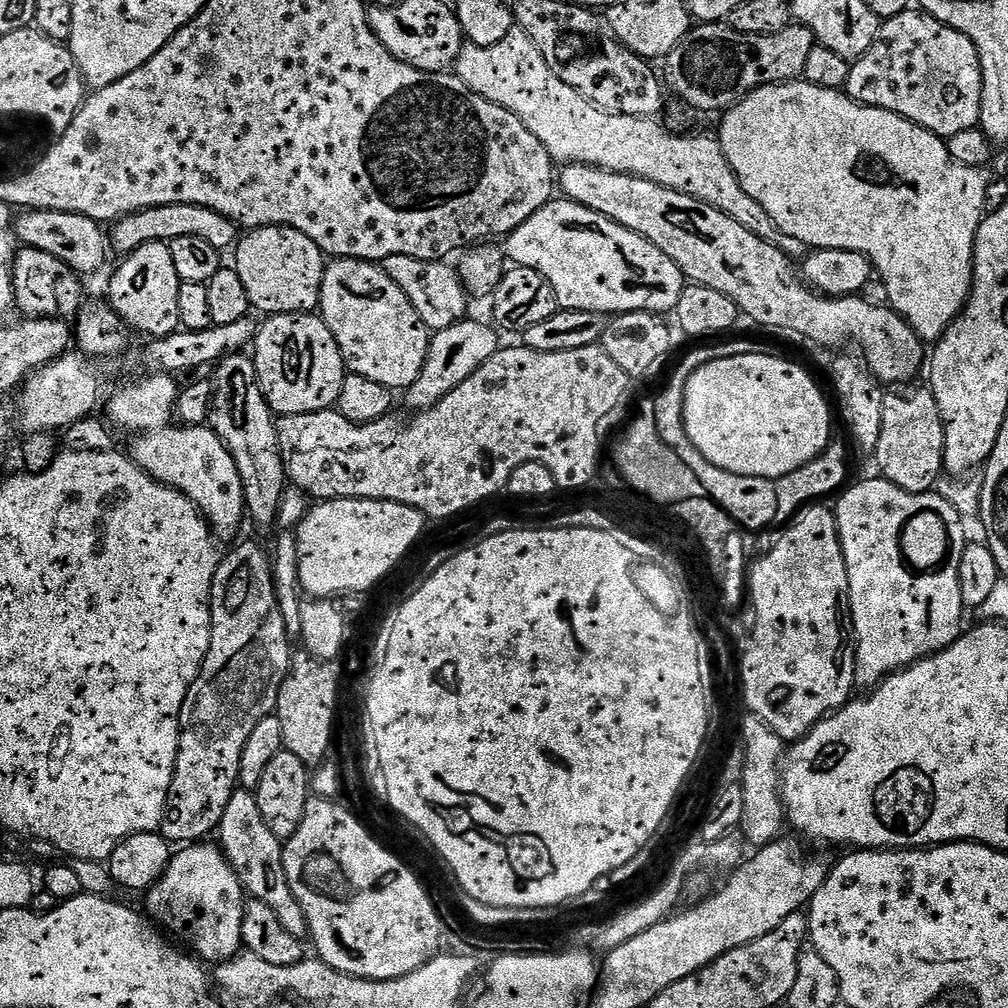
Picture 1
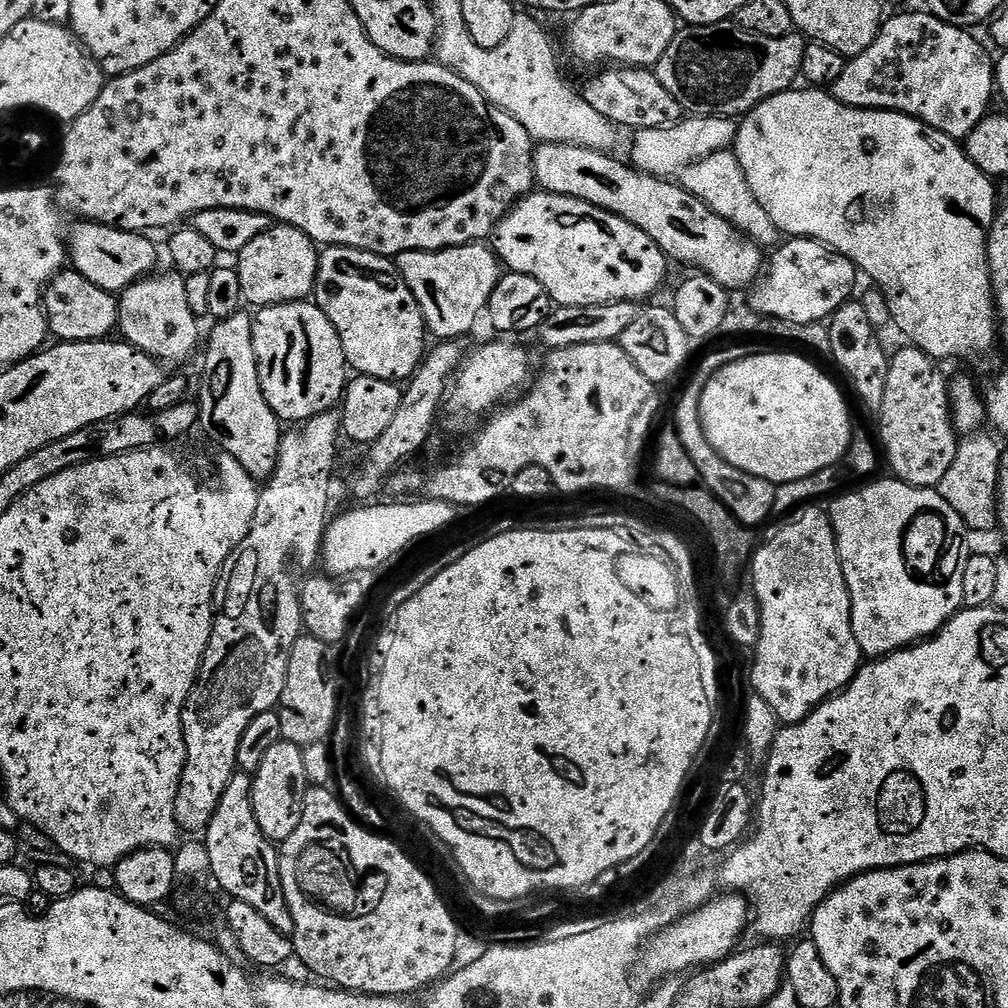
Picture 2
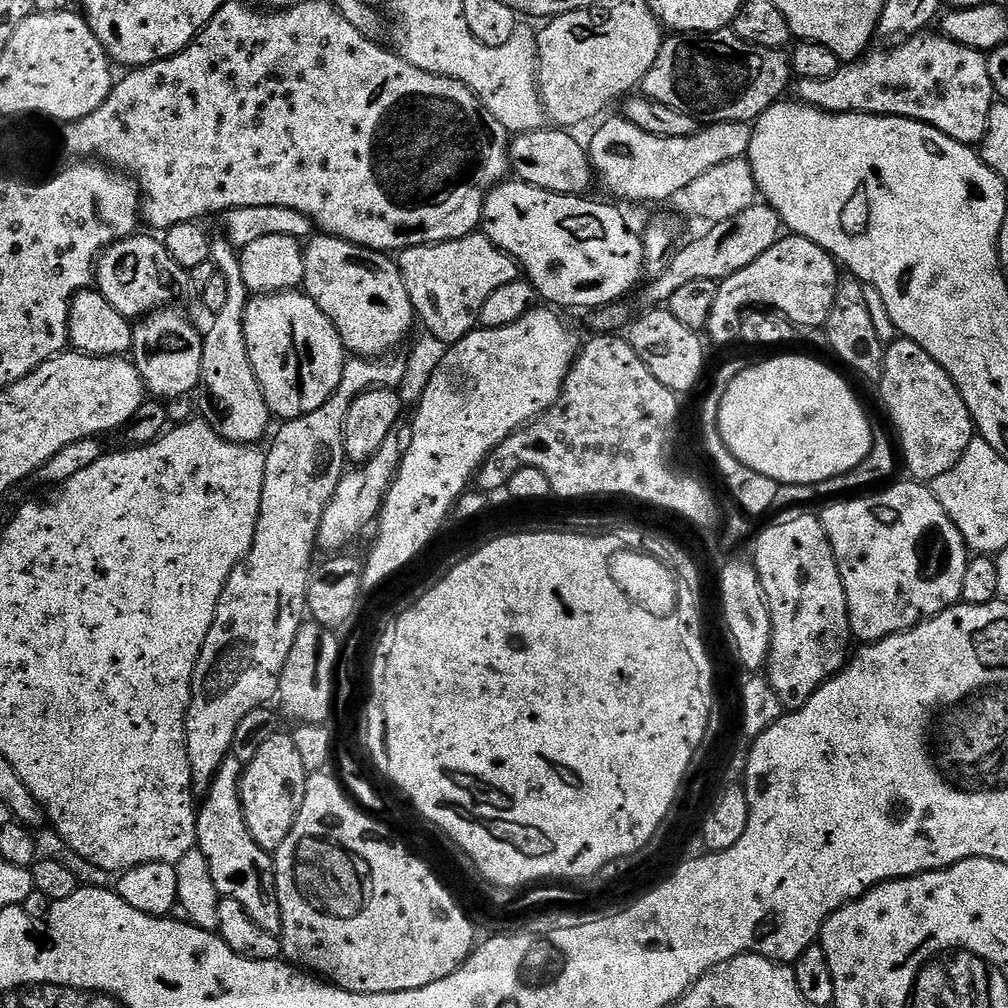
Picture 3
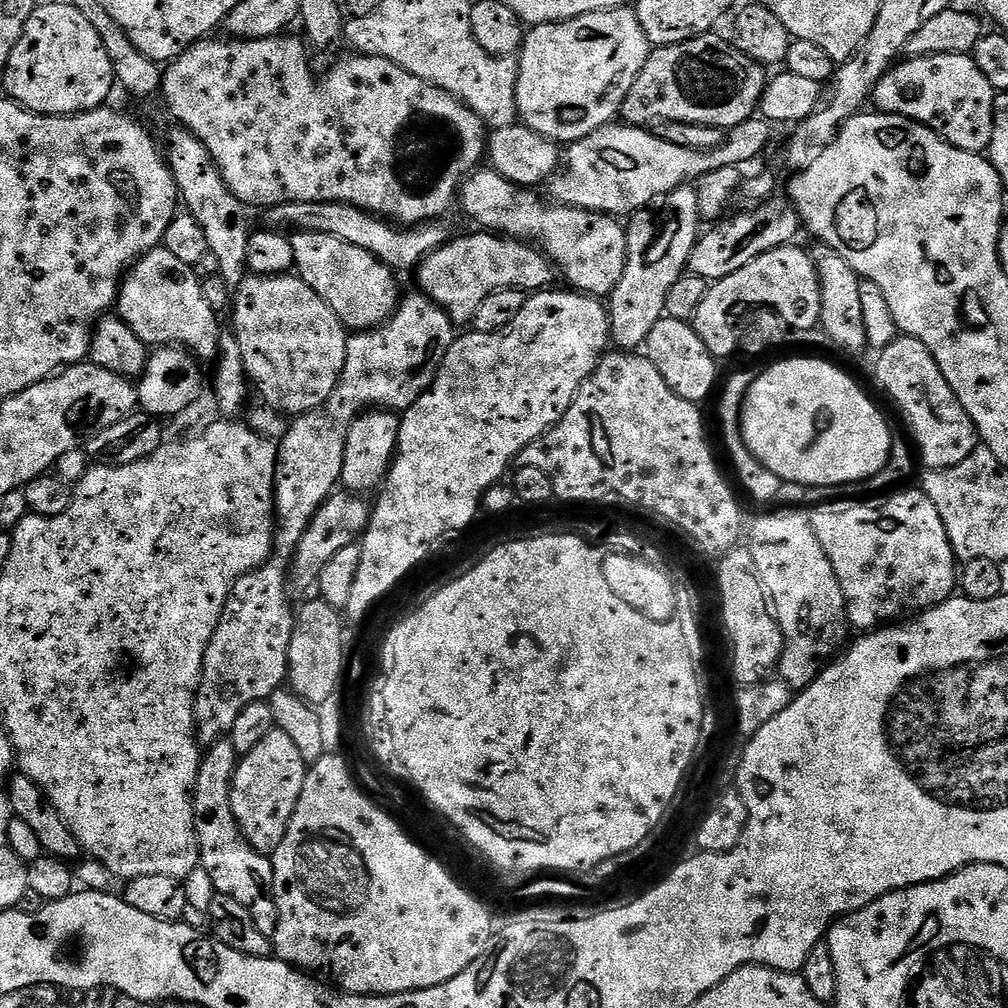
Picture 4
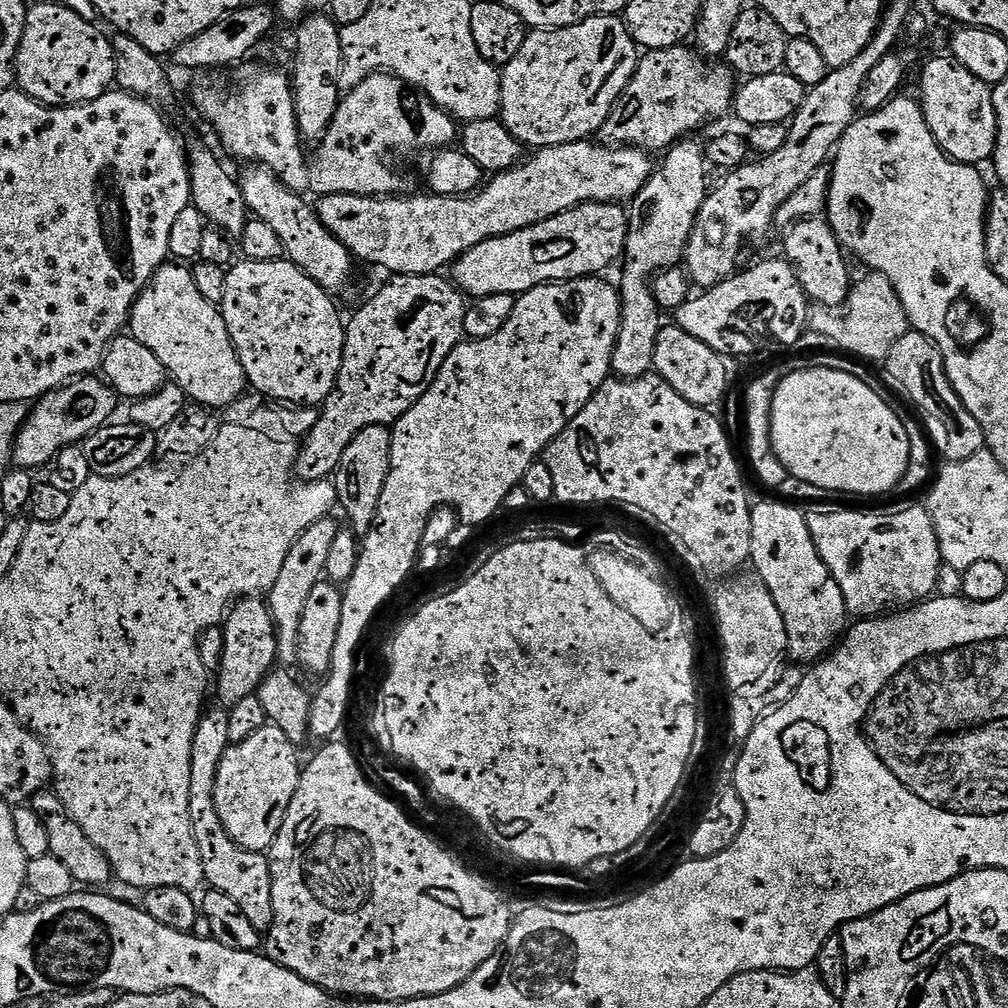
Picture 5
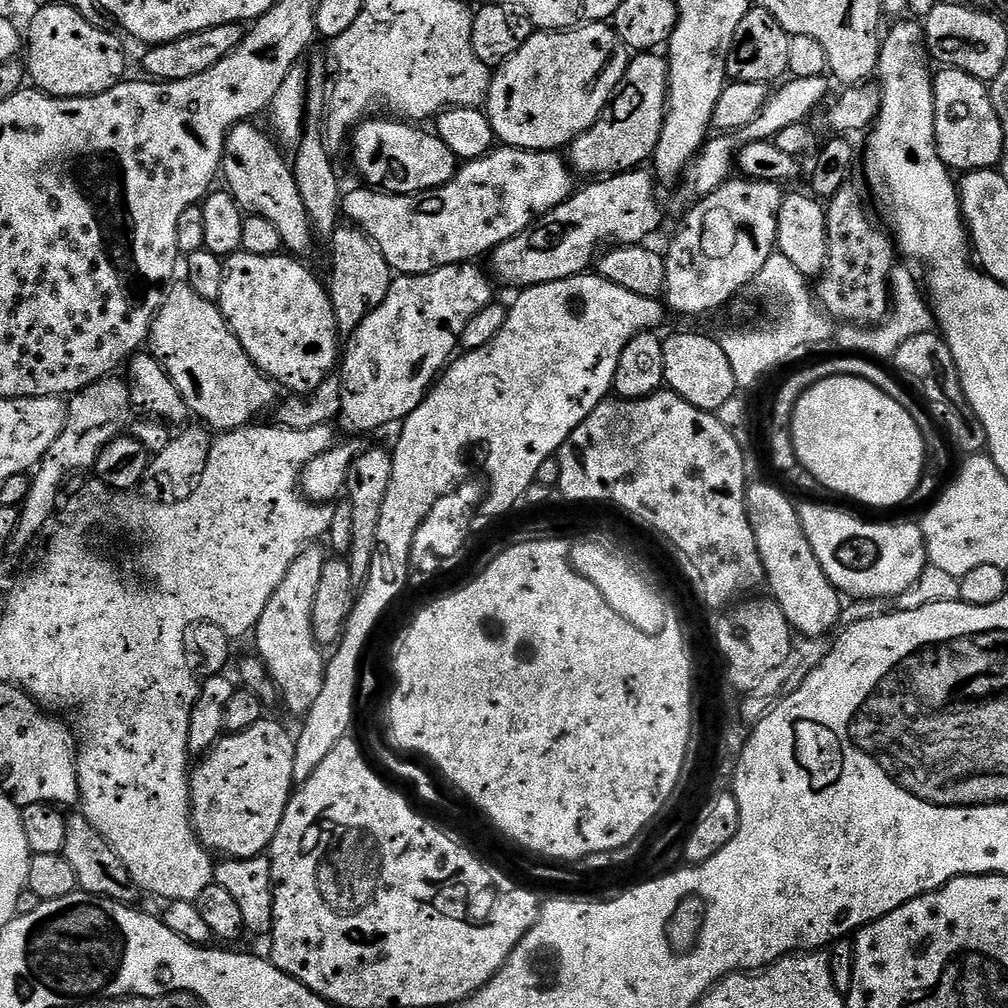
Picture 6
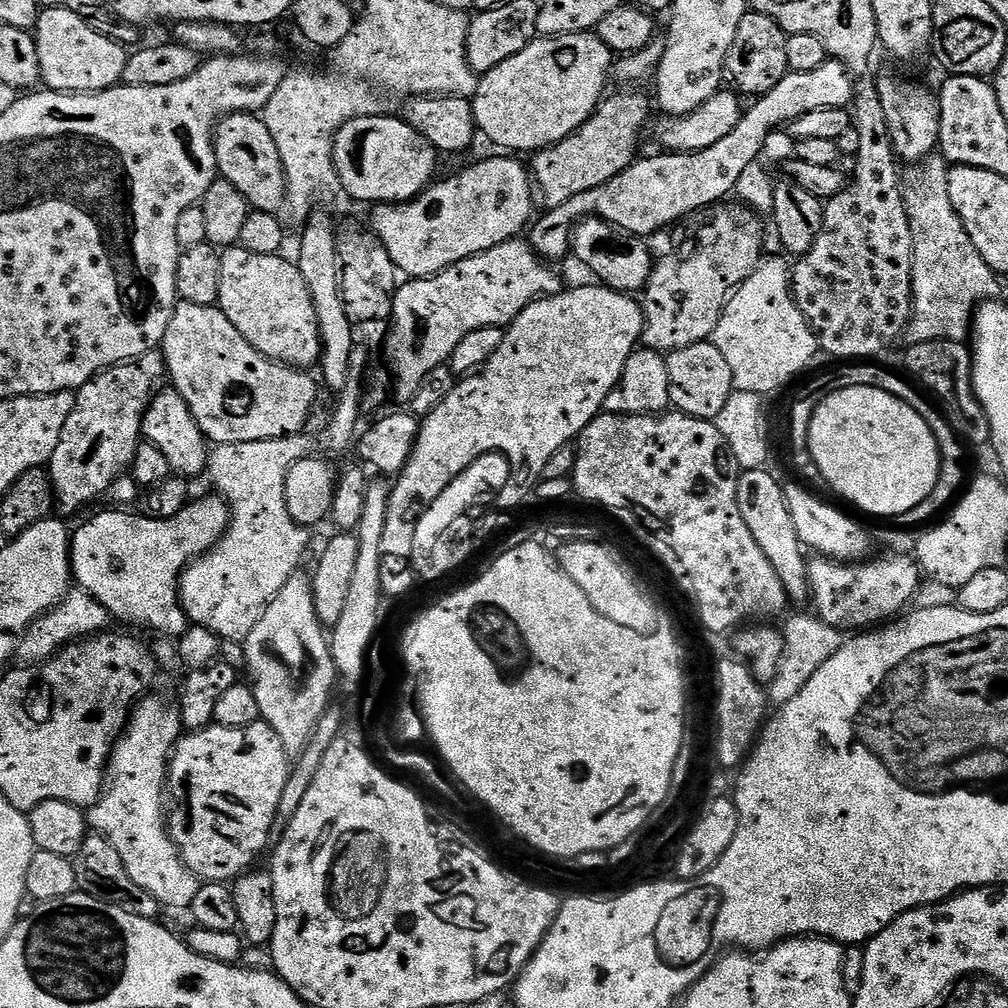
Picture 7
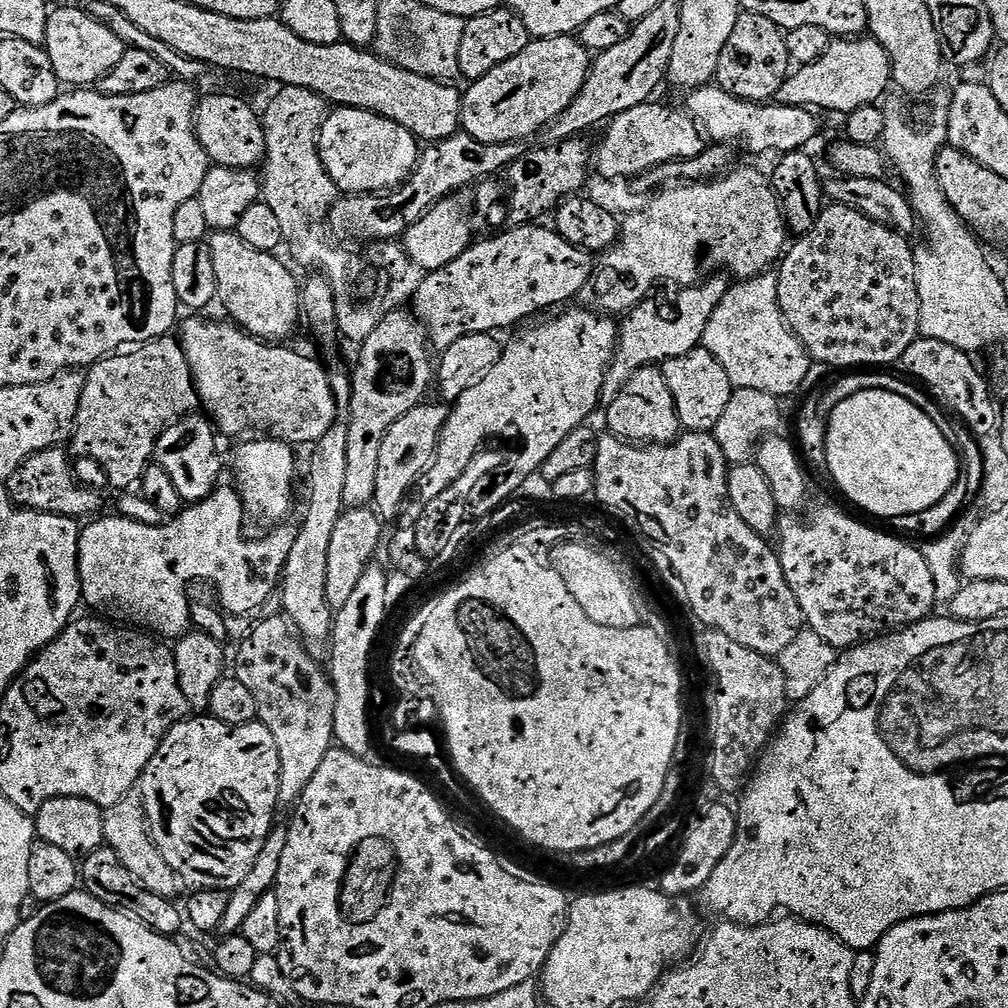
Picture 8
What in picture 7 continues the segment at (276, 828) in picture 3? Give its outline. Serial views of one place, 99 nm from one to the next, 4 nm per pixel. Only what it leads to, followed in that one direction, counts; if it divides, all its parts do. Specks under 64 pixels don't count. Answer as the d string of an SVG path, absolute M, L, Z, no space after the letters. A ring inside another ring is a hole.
M257 722L250 726L241 728L227 728L218 723L213 723L207 728L202 728L198 732L188 732L181 735L176 741L176 746L172 750L172 758L168 762L167 787L170 789L170 800L176 805L171 805L170 815L167 817L168 834L172 841L176 843L176 848L180 851L180 857L184 859L184 865L188 867L201 881L204 882L232 882L236 877L243 876L245 872L253 867L252 864L260 856L260 851L264 847L269 847L272 834L272 823L278 810L278 802L282 799L282 790L286 790L288 773L290 771L290 753L282 746L282 738L274 734L274 730L269 724Z

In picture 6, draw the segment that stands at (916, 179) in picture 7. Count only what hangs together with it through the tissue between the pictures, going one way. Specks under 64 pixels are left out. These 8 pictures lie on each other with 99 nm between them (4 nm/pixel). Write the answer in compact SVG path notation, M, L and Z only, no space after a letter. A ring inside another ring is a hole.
M897 266L892 270L890 281L890 311L882 323L875 326L844 326L839 330L840 344L845 353L863 354L880 362L888 362L895 357L898 346L918 334L933 331L934 313L931 303L922 287L922 280L908 268Z

